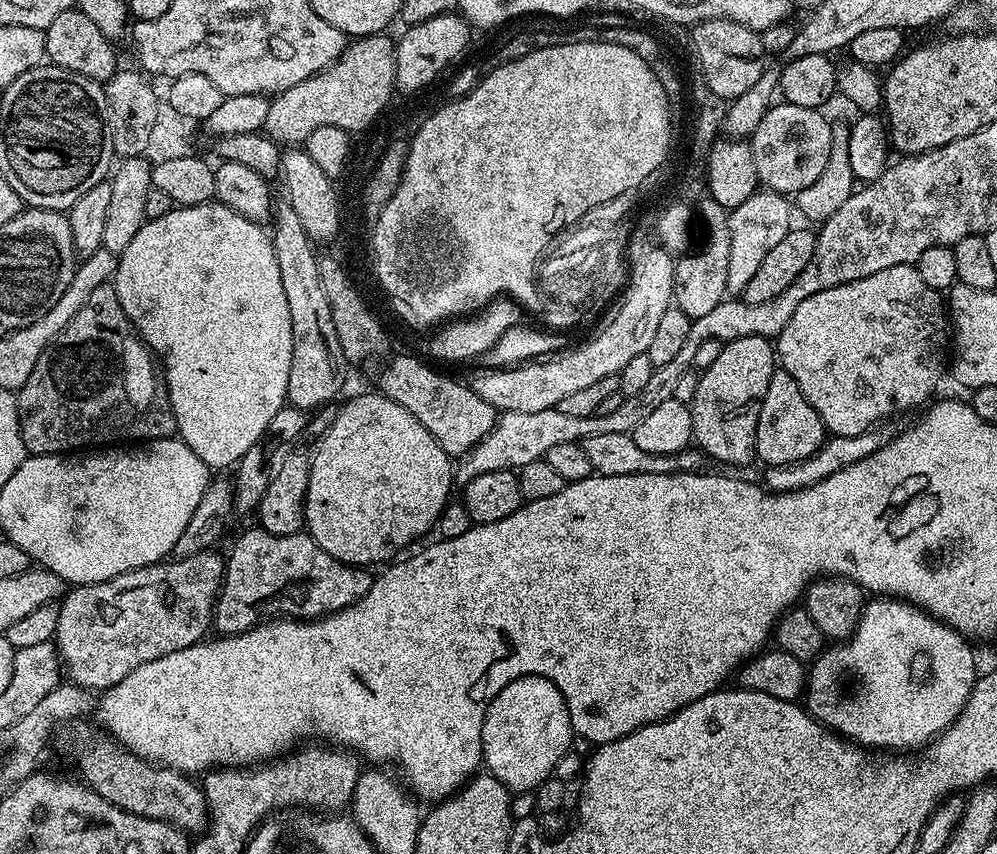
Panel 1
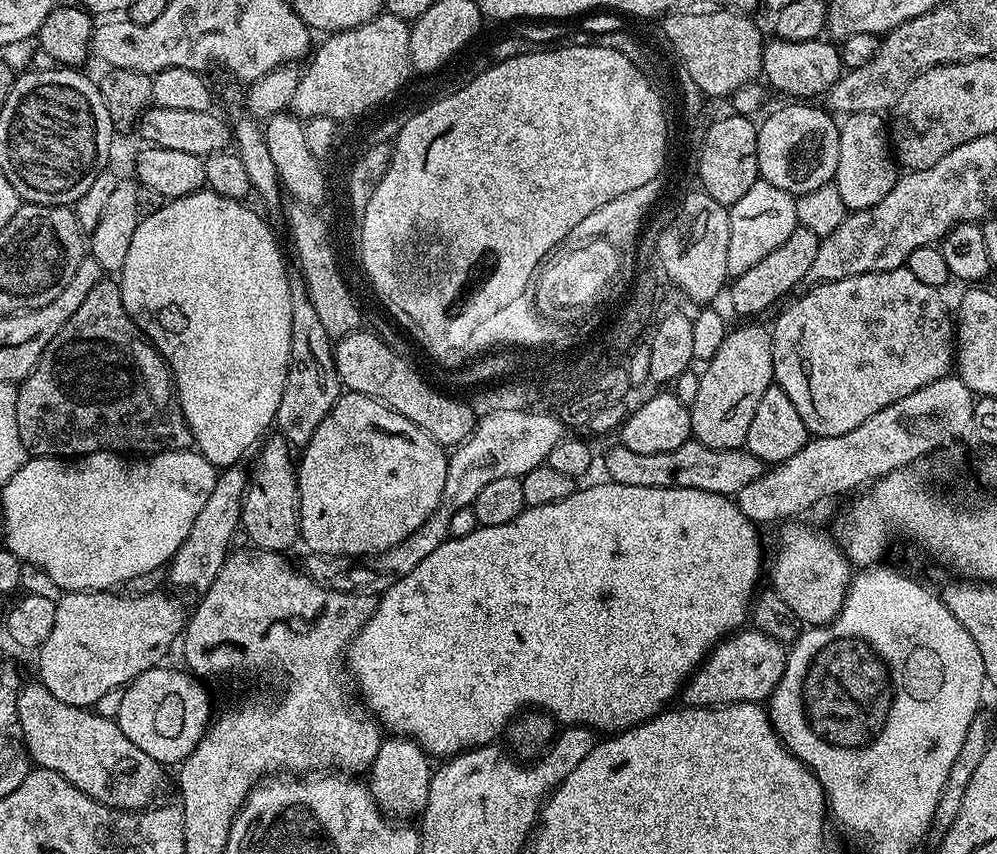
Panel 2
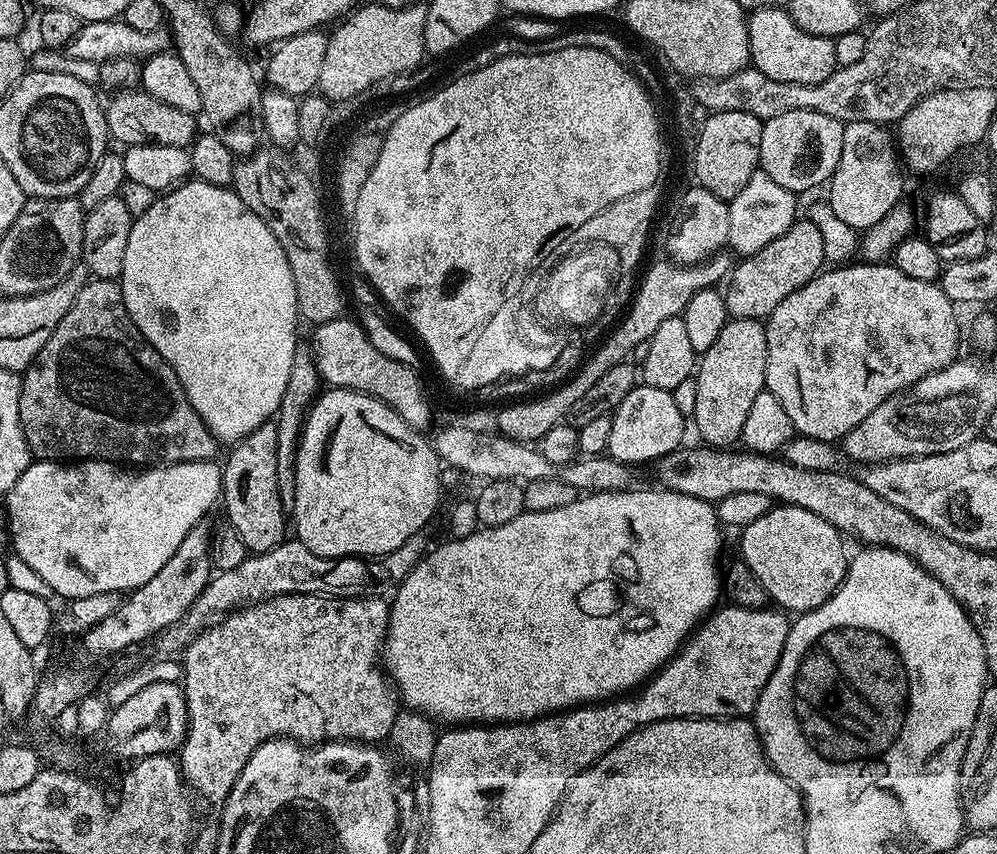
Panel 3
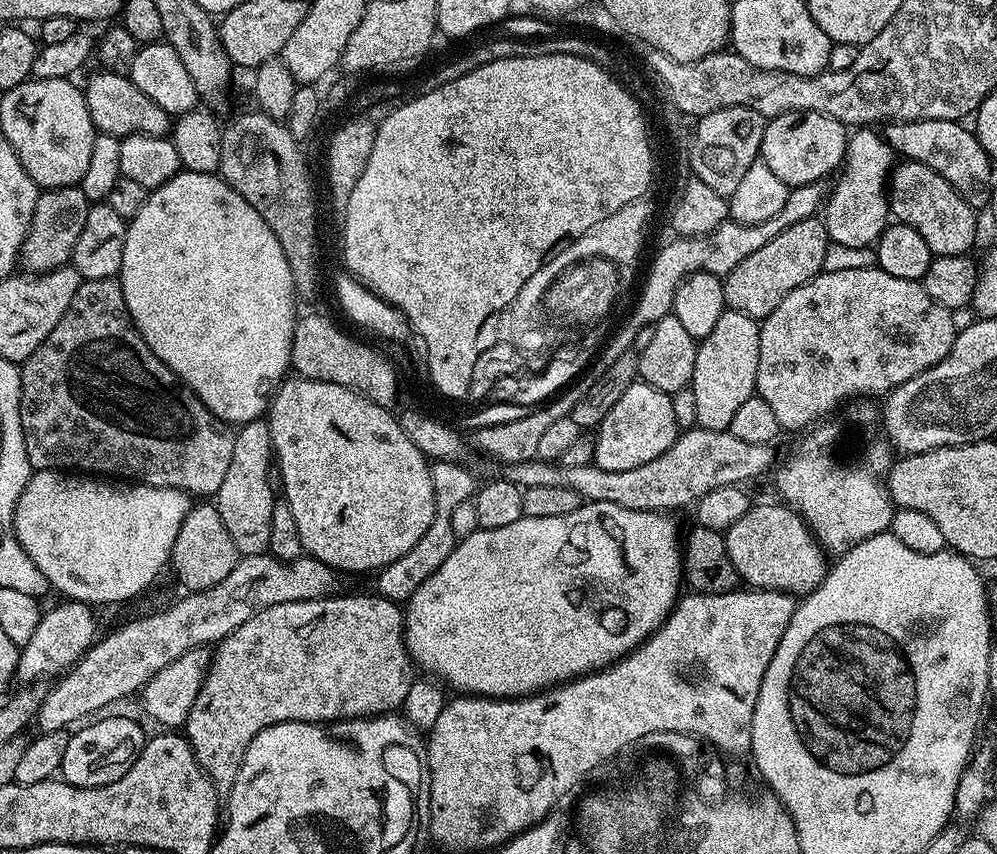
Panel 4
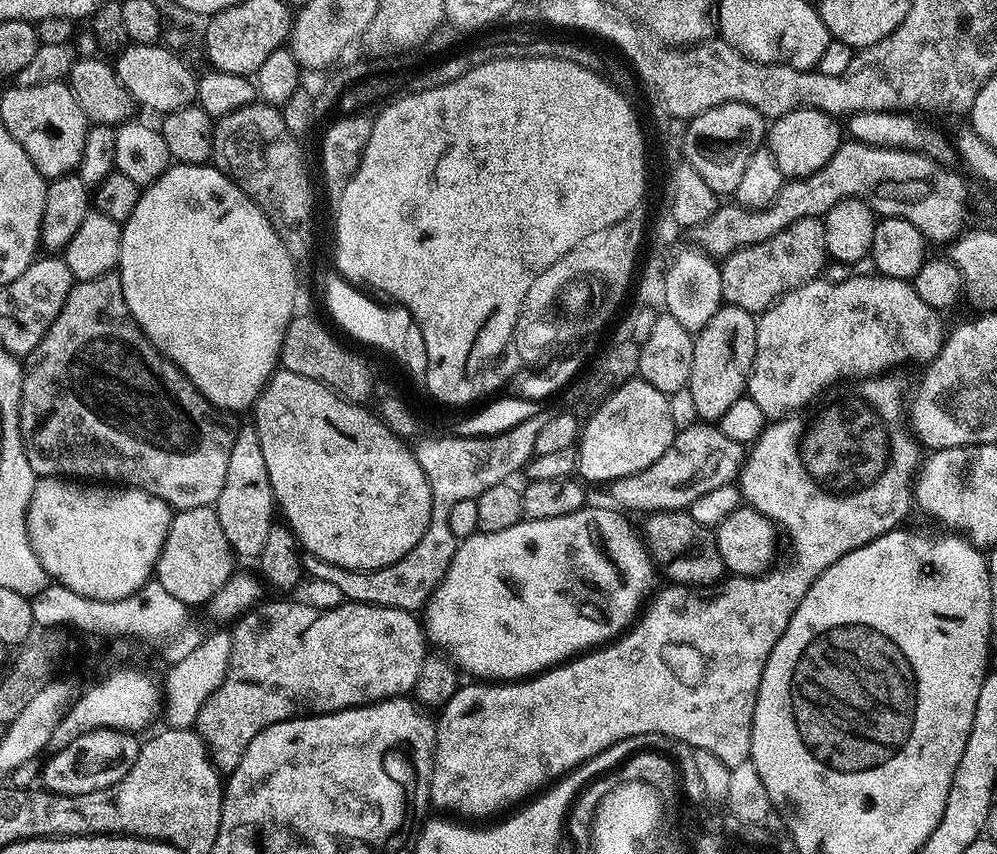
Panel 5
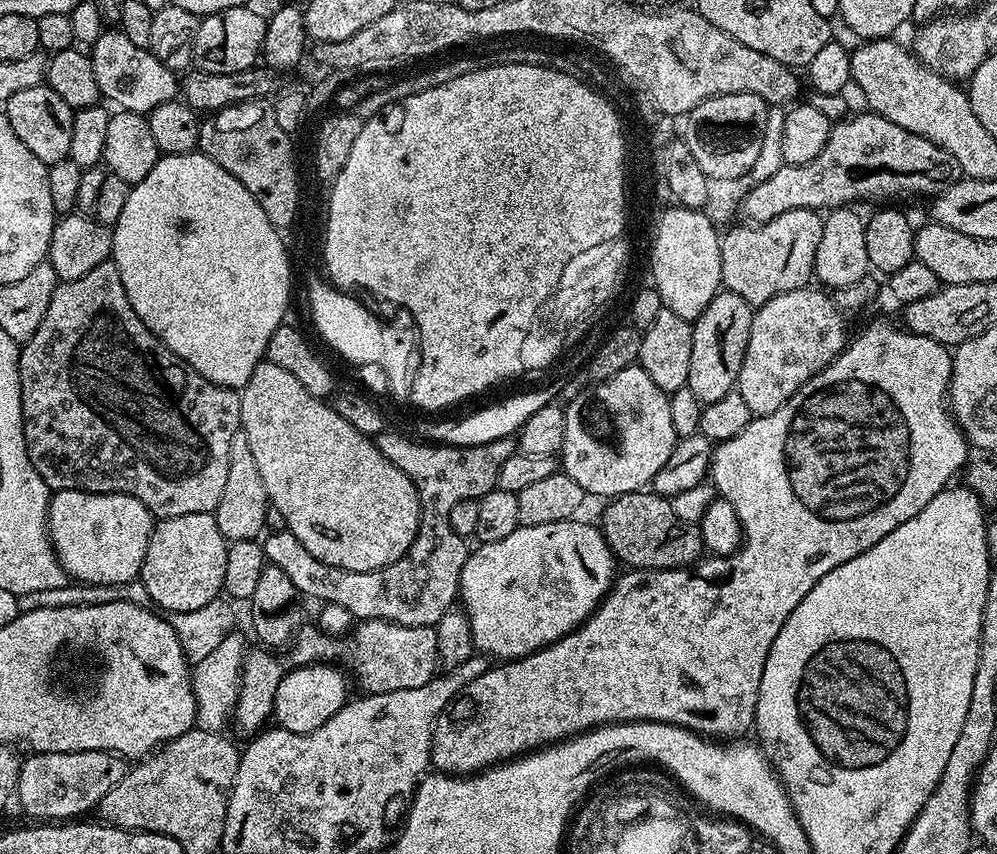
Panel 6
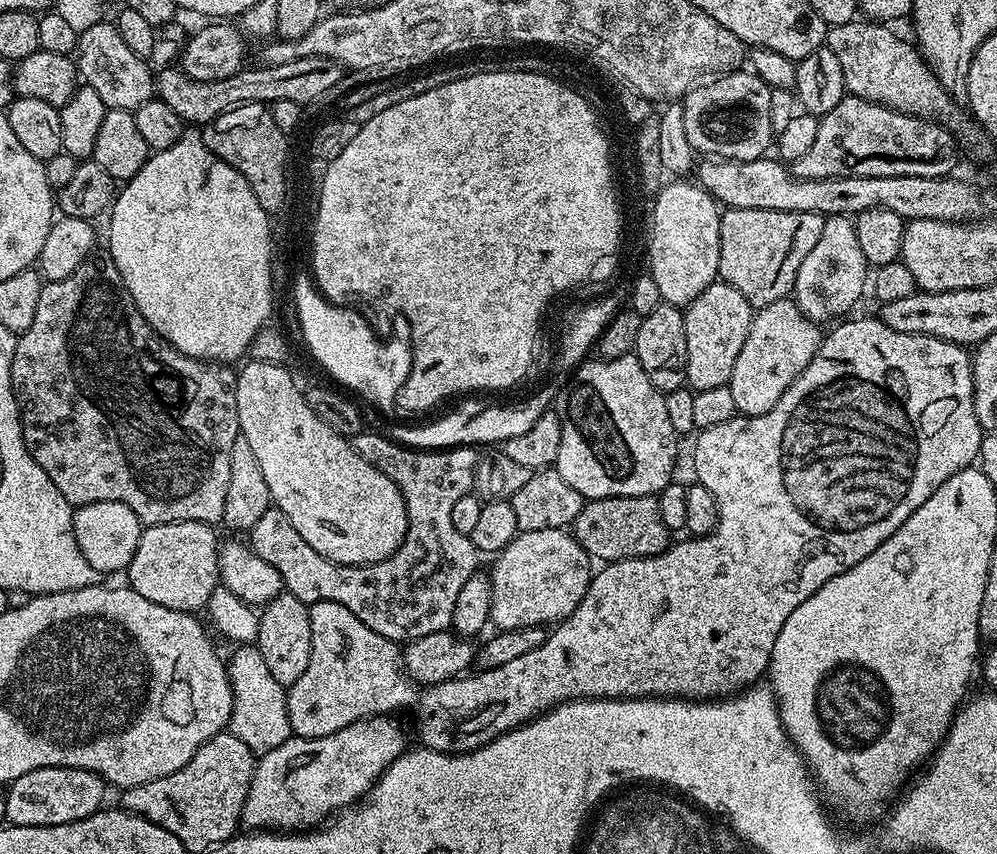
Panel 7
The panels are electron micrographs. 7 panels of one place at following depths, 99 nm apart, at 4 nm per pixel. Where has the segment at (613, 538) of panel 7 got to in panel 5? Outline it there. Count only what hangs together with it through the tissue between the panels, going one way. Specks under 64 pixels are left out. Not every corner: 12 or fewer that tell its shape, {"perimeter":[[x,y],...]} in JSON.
{"perimeter":[[691,511],[650,512],[642,539],[665,581],[726,576],[716,533]]}

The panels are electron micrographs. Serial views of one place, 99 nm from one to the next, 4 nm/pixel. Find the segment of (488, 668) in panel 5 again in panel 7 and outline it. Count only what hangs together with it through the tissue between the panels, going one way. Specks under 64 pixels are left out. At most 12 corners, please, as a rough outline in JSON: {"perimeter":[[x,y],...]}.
{"perimeter":[[571,531],[517,534],[490,568],[493,625],[555,626],[590,557]]}

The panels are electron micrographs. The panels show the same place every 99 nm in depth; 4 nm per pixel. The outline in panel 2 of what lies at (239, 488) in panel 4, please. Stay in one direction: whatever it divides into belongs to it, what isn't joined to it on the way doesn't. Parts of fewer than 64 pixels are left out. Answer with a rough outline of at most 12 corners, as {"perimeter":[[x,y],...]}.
{"perimeter":[[269,435],[247,477],[240,528],[284,554],[300,540],[298,468]]}

